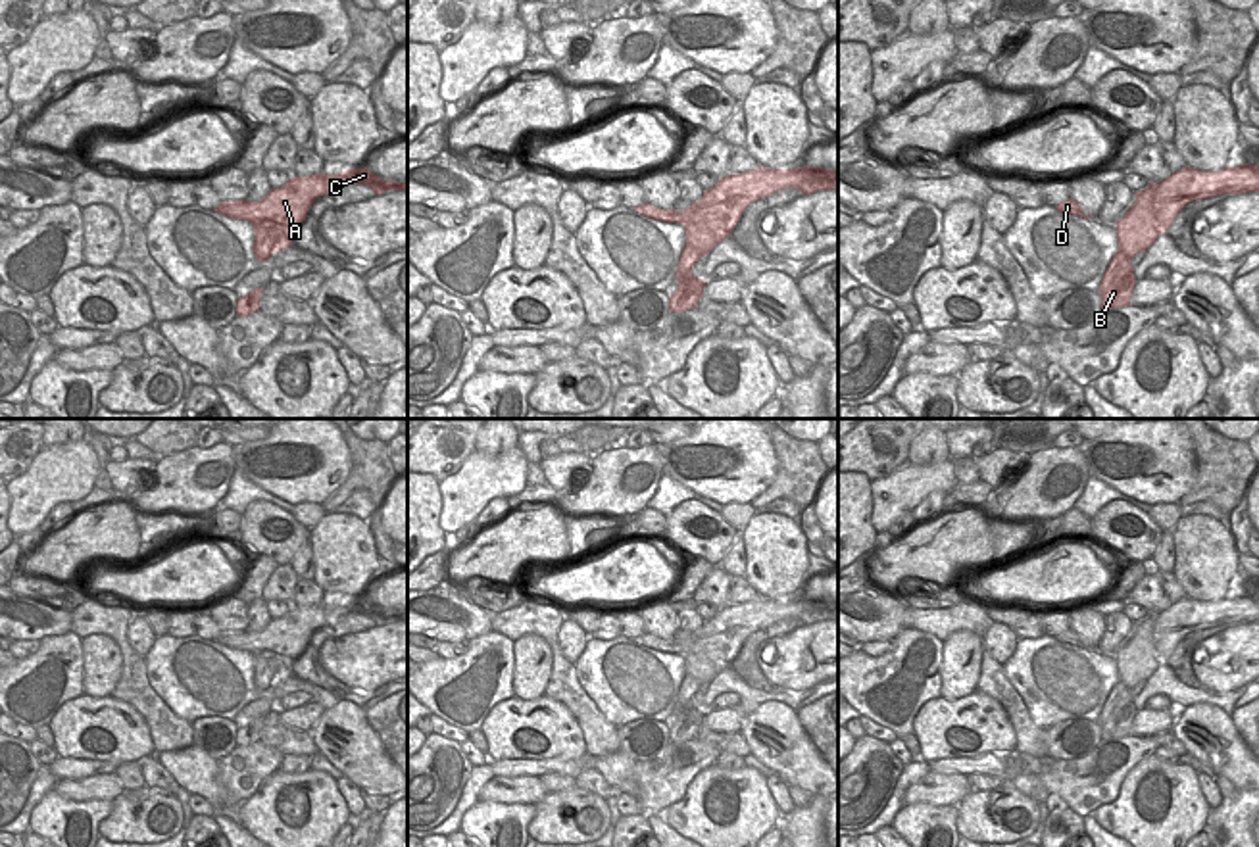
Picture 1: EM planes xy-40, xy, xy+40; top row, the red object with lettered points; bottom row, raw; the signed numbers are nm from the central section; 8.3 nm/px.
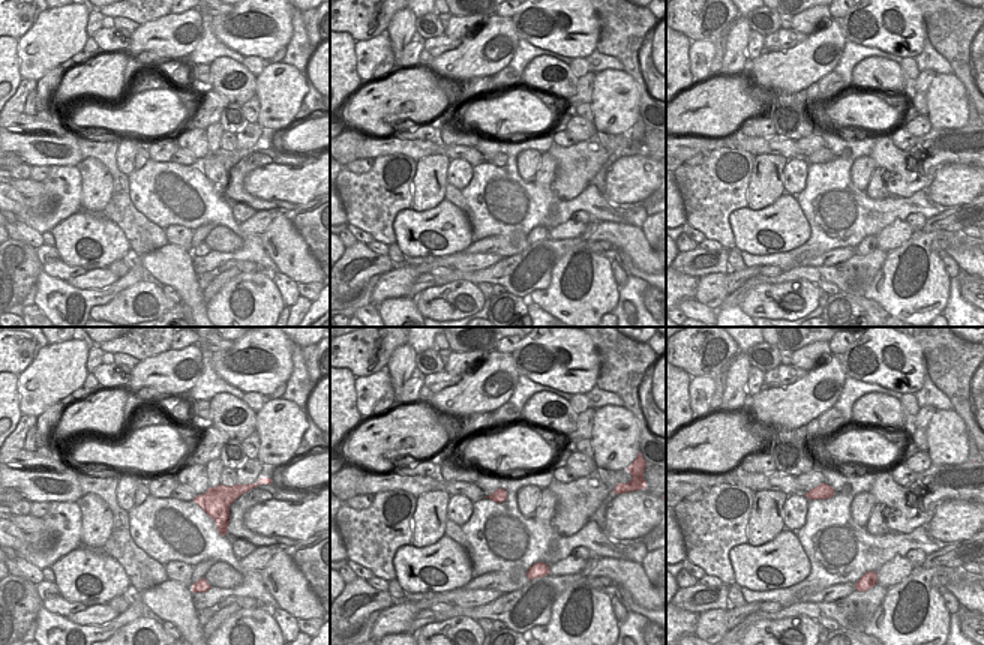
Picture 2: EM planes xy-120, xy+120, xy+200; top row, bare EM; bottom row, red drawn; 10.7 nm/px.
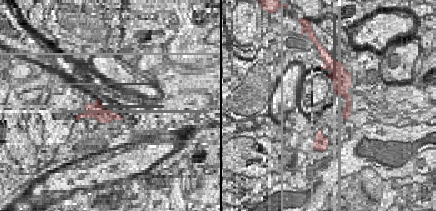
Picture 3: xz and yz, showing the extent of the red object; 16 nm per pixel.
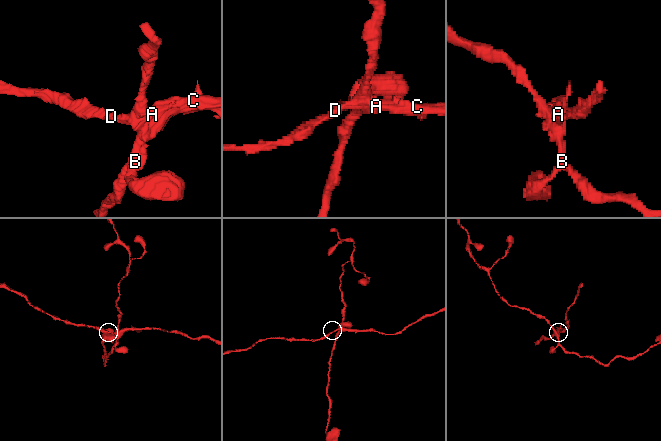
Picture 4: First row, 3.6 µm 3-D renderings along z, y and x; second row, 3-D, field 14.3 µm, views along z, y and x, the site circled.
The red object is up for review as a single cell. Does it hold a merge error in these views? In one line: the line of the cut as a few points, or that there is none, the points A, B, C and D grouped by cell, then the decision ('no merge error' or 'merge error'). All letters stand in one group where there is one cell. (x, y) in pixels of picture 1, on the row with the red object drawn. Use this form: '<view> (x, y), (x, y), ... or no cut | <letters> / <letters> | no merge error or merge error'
xy+40 (1156, 183), (1156, 206), (1140, 227), (1140, 241) | A B / C D | merge error

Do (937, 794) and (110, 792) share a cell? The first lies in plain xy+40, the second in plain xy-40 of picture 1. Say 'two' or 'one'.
one

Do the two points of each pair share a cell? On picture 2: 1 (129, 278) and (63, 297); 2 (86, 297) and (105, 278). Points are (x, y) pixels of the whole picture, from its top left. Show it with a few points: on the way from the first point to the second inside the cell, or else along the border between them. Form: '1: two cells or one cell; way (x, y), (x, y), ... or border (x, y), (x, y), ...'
1: one cell; way (113, 290), (102, 297), (80, 299)
2: two cells; border (119, 279), (101, 288), (75, 288), (68, 282)

